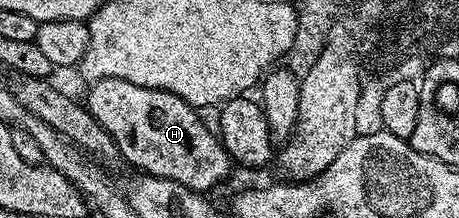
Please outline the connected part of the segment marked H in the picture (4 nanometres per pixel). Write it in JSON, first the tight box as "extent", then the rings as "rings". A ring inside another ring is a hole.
{"extent":[86,78,234,194],"rings":[[[102,78],[91,85],[86,99],[86,107],[93,118],[111,134],[116,144],[116,151],[125,156],[141,173],[158,178],[170,178],[182,186],[201,194],[211,193],[215,184],[220,184],[234,168],[234,161],[224,145],[220,143],[217,133],[204,125],[199,111],[186,103],[178,94],[138,86],[134,82],[126,82],[122,78]]]}

